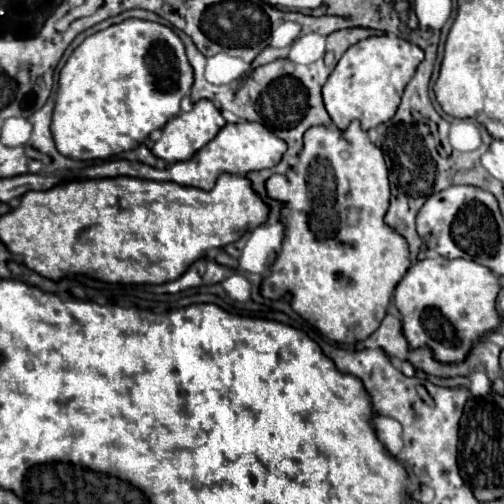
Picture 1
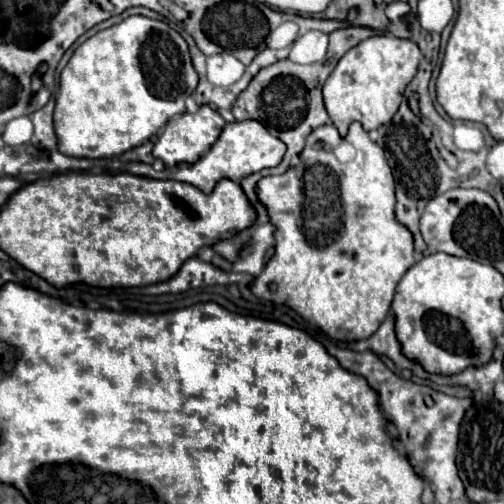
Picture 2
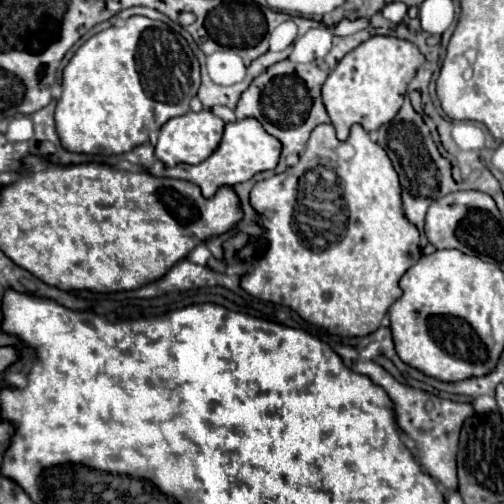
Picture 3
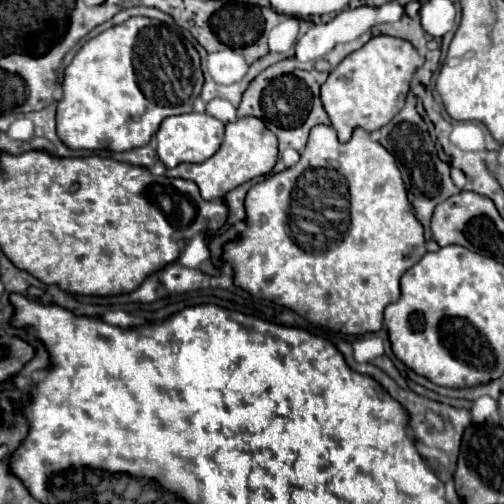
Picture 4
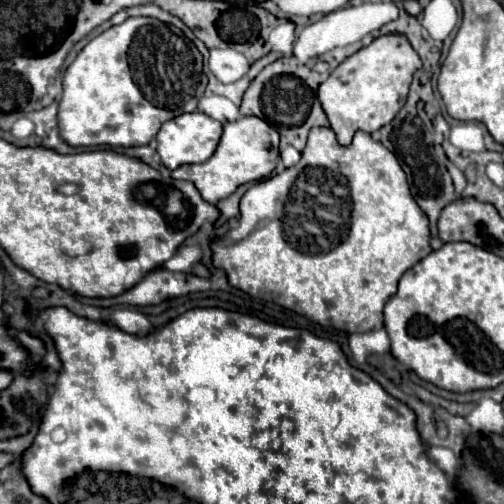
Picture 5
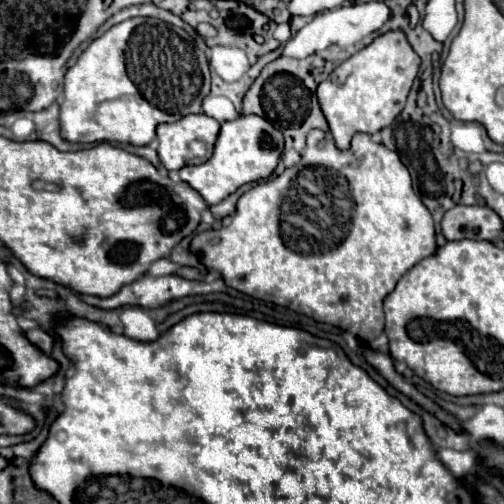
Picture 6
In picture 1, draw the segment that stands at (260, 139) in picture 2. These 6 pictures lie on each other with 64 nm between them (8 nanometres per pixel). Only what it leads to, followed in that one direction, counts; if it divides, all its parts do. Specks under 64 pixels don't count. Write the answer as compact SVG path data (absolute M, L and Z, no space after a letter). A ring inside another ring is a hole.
M238 122L238 124L226 124L212 142L208 142L192 160L176 162L164 170L156 170L152 166L144 166L138 162L128 162L128 160L112 160L104 162L100 166L90 166L80 178L114 178L114 176L144 176L144 178L154 178L154 180L172 180L182 186L196 186L200 190L212 190L214 182L218 180L220 174L236 174L244 176L254 170L264 170L276 166L286 152L284 140L278 136L272 136L268 128L264 128L260 122Z

